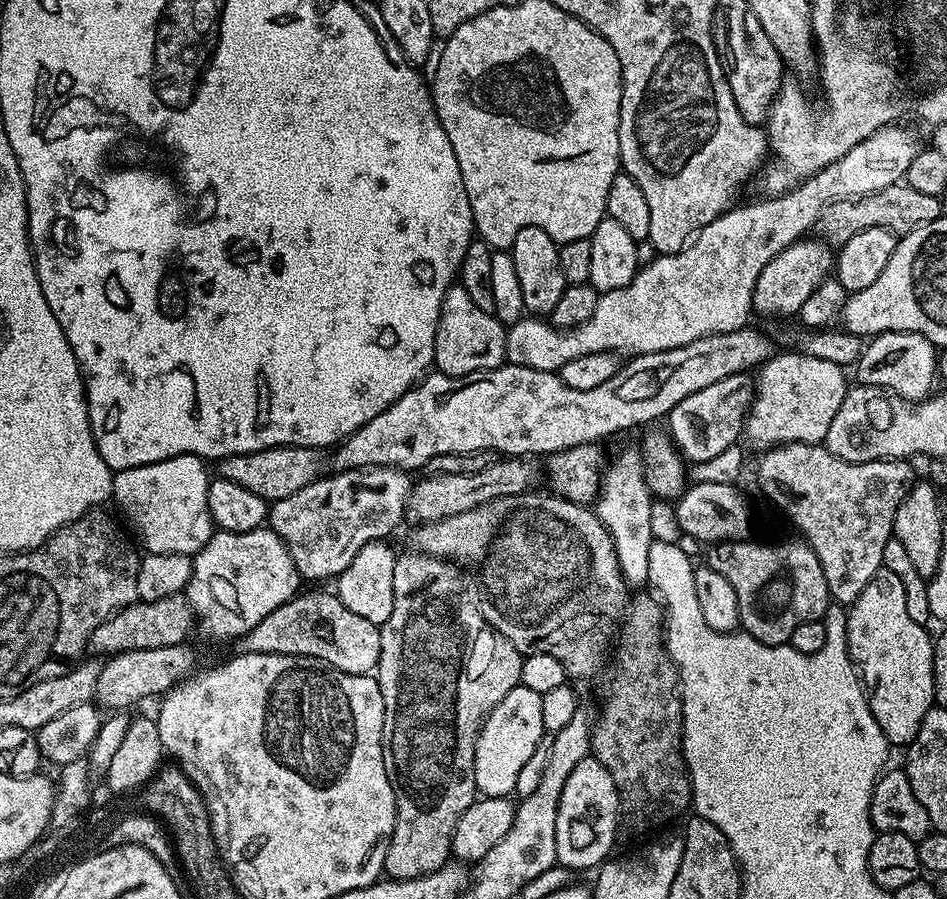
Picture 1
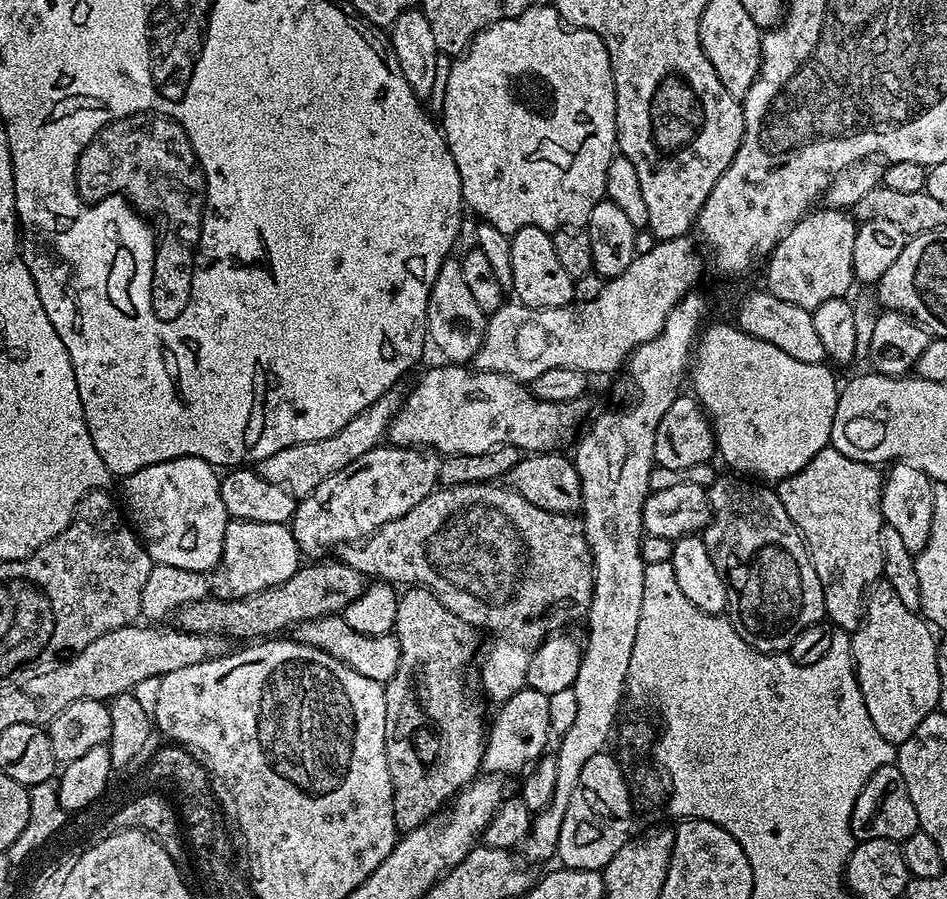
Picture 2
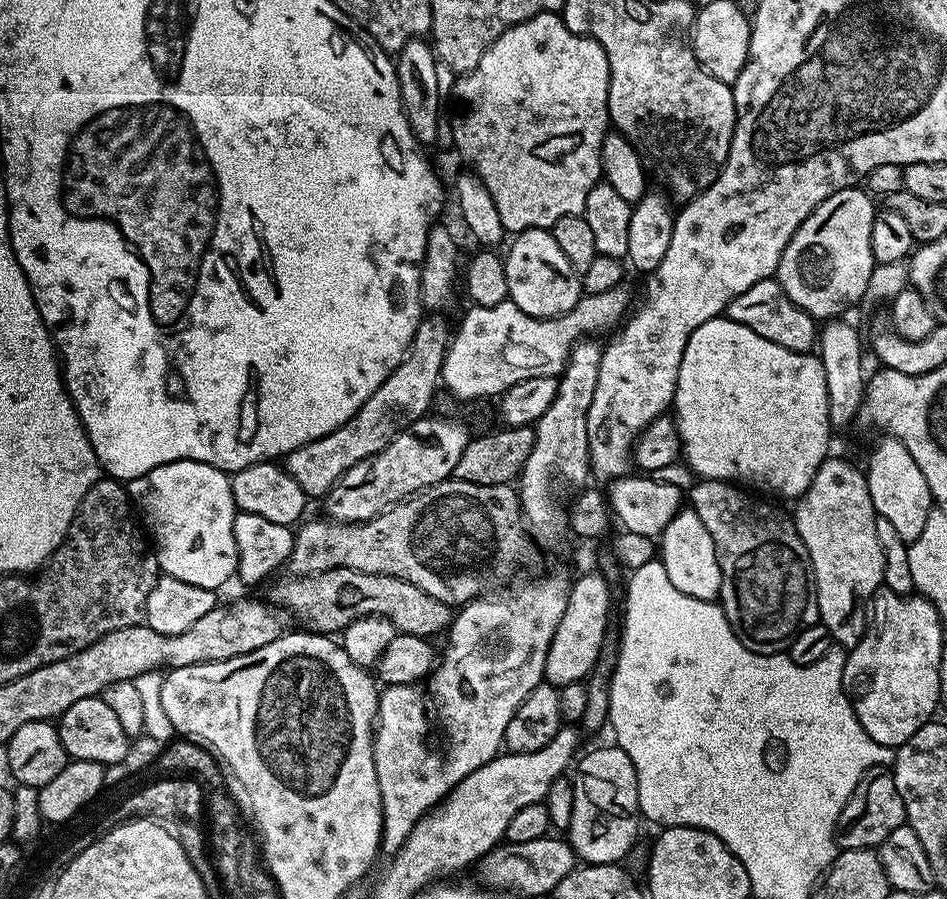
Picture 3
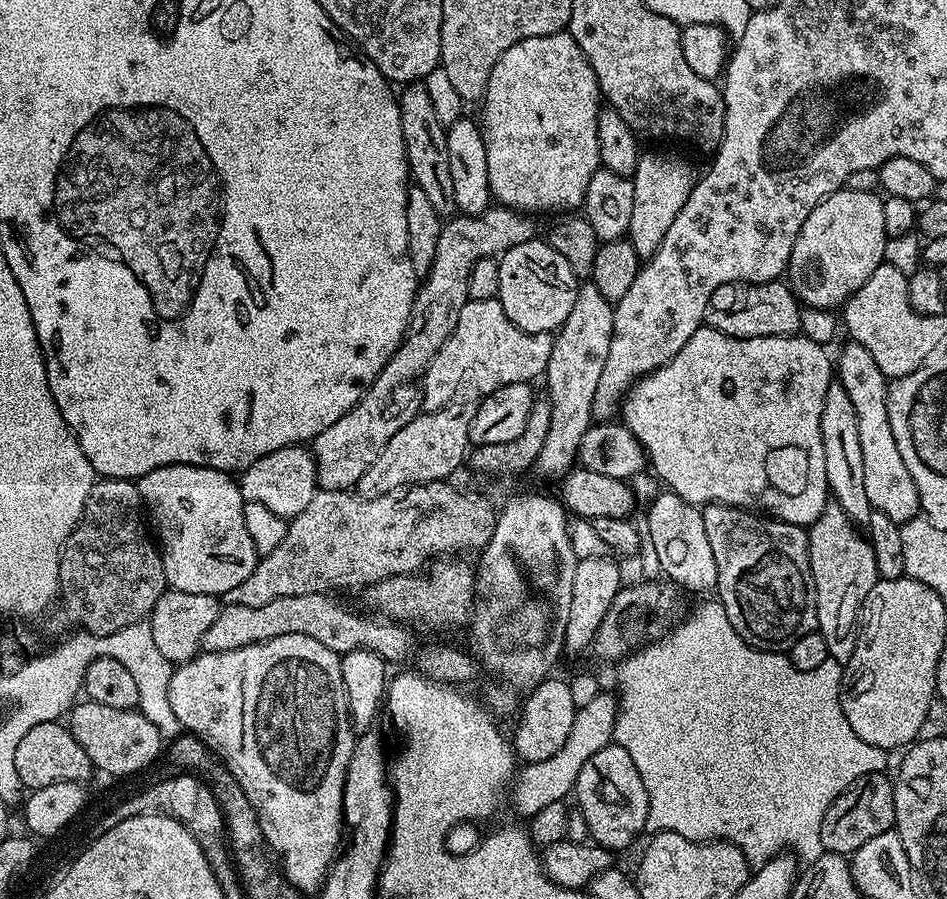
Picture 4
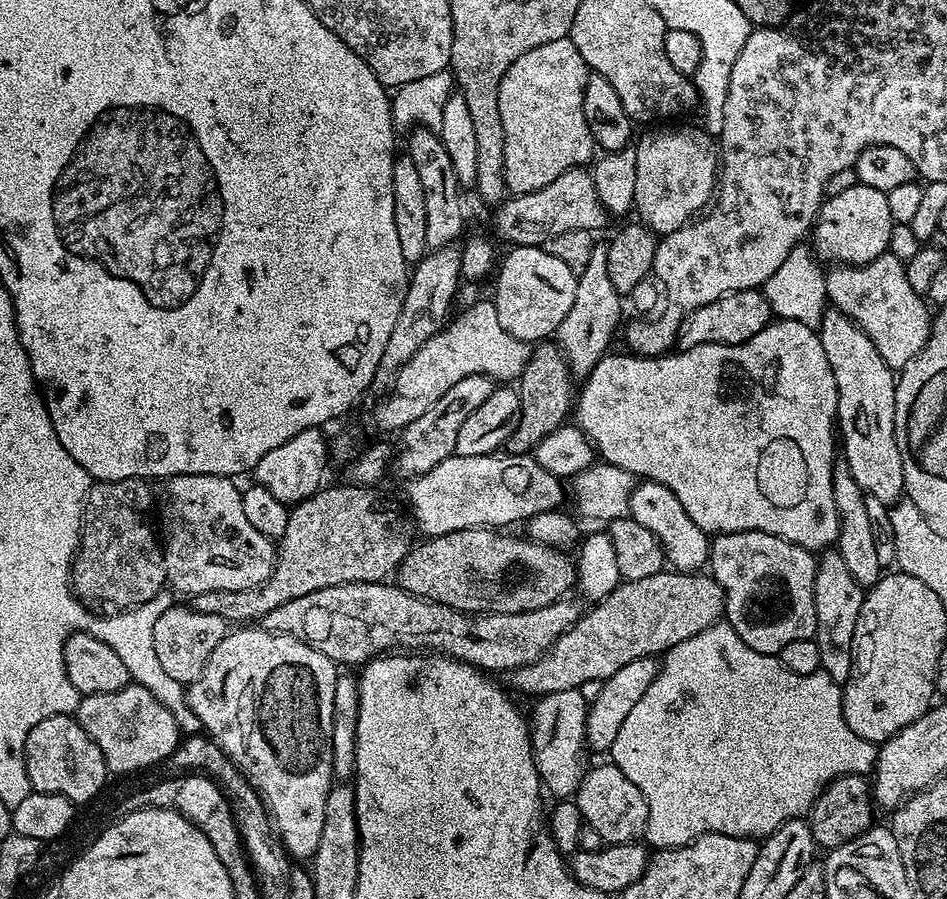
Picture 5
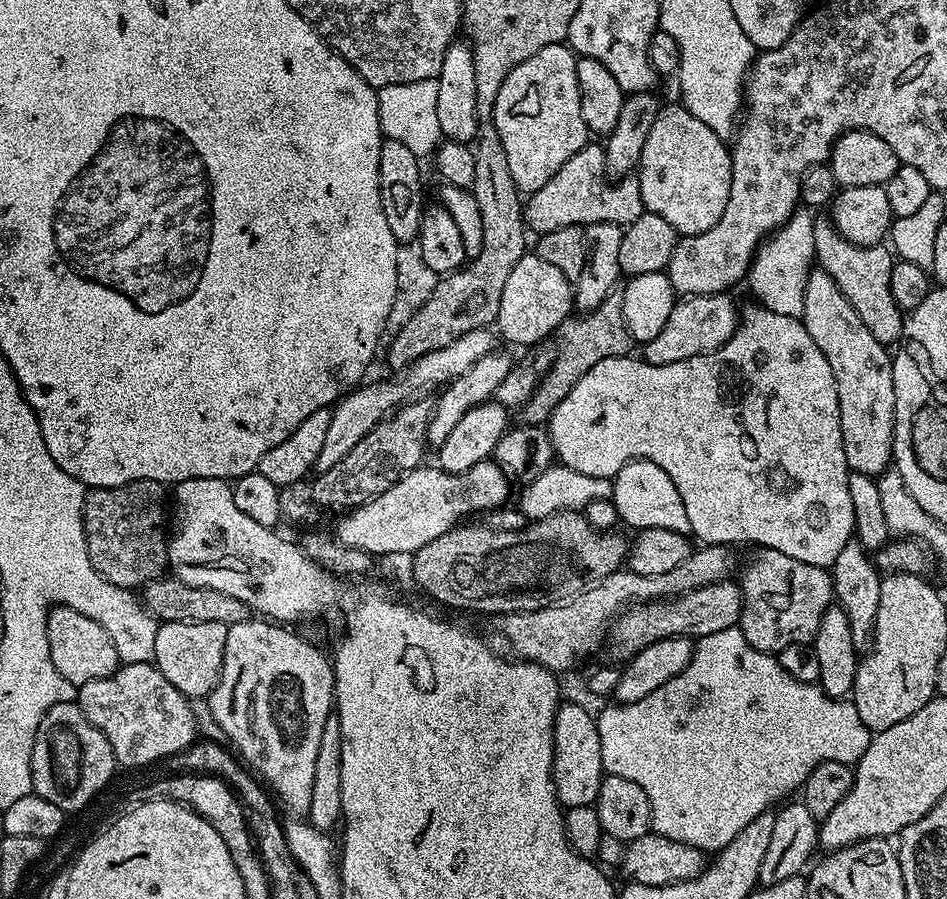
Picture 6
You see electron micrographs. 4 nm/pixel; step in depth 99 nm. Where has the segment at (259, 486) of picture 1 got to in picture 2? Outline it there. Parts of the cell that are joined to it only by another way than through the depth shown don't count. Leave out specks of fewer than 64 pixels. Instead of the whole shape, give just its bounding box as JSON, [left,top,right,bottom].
[258,390,405,498]

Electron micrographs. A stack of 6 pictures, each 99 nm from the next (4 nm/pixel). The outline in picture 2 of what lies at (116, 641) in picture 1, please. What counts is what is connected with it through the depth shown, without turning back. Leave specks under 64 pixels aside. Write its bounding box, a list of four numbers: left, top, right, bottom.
[175,559,366,638]

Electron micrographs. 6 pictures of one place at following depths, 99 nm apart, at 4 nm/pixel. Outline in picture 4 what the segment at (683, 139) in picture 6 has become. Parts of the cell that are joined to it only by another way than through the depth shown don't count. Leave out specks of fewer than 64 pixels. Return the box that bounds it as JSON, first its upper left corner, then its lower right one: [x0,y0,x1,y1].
[627,152,694,260]

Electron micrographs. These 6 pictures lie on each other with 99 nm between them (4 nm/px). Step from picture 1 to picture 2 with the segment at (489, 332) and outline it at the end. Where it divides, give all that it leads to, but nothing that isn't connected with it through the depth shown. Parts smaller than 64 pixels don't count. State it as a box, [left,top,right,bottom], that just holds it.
[428,259,489,366]

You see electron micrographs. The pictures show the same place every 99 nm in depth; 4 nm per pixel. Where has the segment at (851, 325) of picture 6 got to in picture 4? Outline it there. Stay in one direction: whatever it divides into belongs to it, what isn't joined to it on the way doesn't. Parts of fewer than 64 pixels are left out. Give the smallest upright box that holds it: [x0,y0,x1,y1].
[834,342,920,524]

